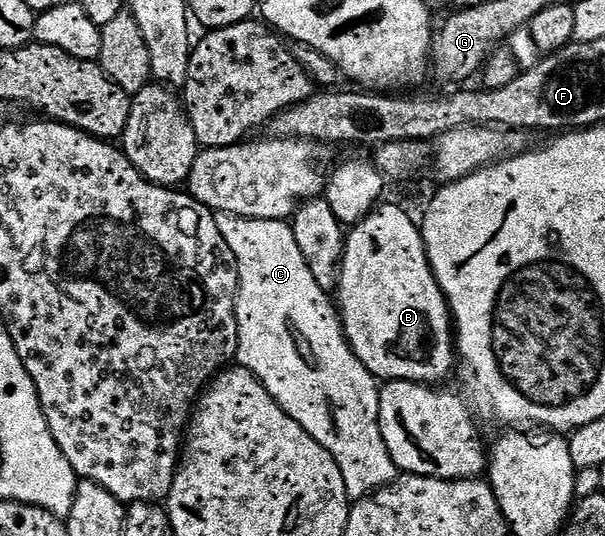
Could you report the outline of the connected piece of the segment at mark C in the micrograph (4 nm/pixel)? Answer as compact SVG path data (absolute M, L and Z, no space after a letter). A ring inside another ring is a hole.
M215 214L214 220L220 229L220 233L224 233L224 241L228 241L228 249L232 249L232 253L238 262L237 362L262 382L264 389L268 389L268 393L278 402L280 409L284 409L284 413L288 413L288 417L292 417L292 421L296 421L317 443L324 445L324 449L328 449L328 453L332 453L336 465L340 465L340 473L344 477L346 492L352 501L364 499L380 490L381 487L387 487L389 483L399 478L400 472L397 465L392 461L392 453L388 453L388 445L384 445L384 433L380 429L380 421L378 420L380 413L379 380L360 362L356 353L350 347L339 312L336 310L331 296L324 289L320 289L320 285L316 285L316 277L312 277L312 269L308 269L308 265L304 261L304 253L300 253L300 245L296 245L293 226L281 219L245 219L235 215Z

